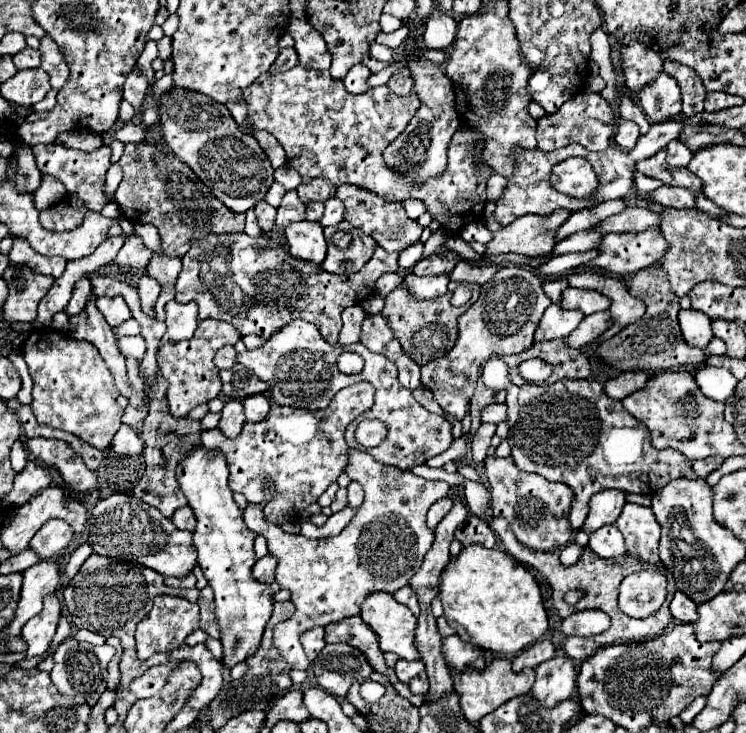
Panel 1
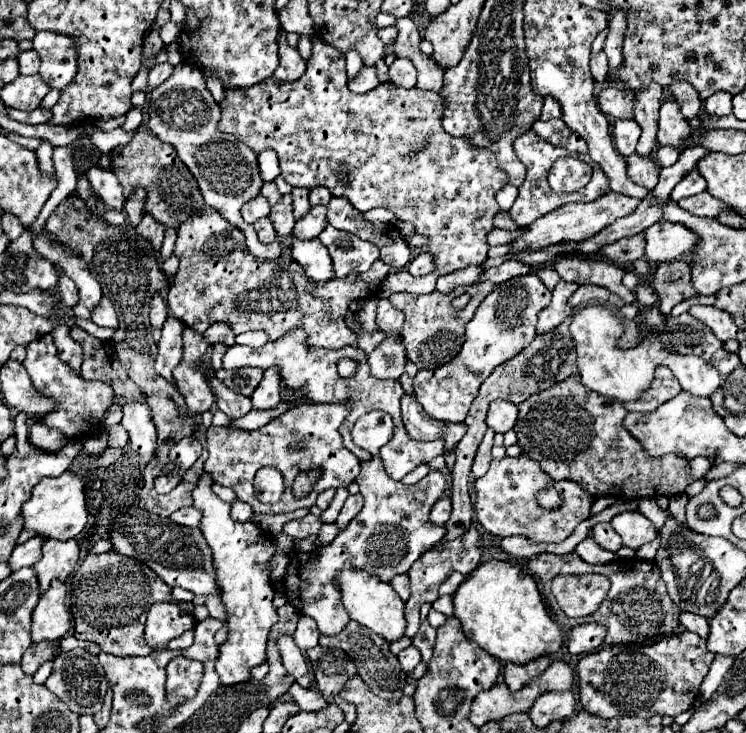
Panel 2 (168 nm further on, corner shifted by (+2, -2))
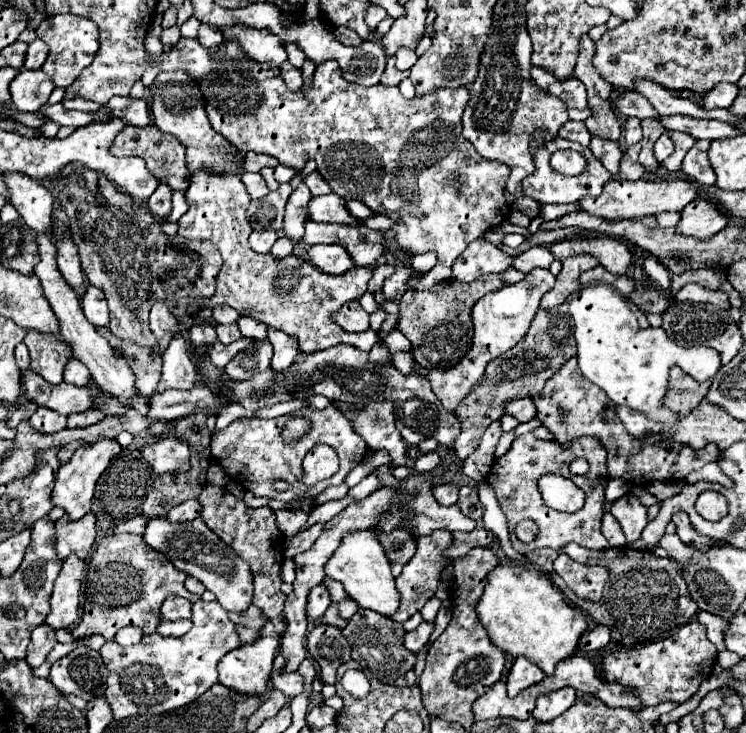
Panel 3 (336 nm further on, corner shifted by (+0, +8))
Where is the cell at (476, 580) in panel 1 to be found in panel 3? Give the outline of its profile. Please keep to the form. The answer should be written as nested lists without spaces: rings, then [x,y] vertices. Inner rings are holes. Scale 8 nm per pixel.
[[[497,566],[487,576],[485,592],[477,604],[477,614],[485,626],[489,638],[511,656],[525,656],[537,664],[547,676],[555,672],[555,666],[579,650],[581,636],[589,630],[587,618],[579,608],[569,606],[563,594],[551,584],[551,580],[525,566]]]

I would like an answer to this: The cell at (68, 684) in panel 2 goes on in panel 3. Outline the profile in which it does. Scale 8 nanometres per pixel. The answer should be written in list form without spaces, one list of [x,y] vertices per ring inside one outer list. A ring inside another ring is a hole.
[[[77,648],[51,666],[49,680],[59,692],[75,694],[89,702],[105,694],[107,668],[99,652],[91,648]]]

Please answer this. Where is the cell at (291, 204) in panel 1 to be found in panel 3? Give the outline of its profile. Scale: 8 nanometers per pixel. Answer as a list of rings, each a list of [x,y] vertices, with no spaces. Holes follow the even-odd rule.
[[[281,184],[279,190],[269,192],[261,200],[249,204],[249,224],[253,230],[275,230],[283,228],[283,208],[291,194],[291,184]]]

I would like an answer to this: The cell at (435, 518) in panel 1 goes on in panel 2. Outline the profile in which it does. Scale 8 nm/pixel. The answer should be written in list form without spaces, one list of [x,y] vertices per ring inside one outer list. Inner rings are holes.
[[[441,498],[435,502],[435,506],[431,510],[431,522],[437,526],[443,526],[449,520],[449,514],[451,514],[451,500]]]

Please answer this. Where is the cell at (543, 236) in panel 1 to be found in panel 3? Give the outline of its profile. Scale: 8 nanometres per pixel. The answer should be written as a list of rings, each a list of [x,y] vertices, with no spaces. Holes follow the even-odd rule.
[[[675,178],[675,180],[663,180],[663,182],[647,182],[647,180],[607,182],[603,192],[597,198],[583,198],[579,200],[579,204],[581,204],[581,210],[589,214],[615,220],[615,218],[637,218],[637,216],[647,216],[647,214],[659,214],[667,210],[681,212],[699,194],[701,194],[701,188],[689,178]]]

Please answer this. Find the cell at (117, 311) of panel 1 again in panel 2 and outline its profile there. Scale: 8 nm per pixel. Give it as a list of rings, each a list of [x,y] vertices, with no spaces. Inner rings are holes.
[[[103,296],[101,302],[97,304],[97,308],[93,310],[93,318],[91,318],[97,326],[105,326],[105,328],[117,328],[117,312],[111,306],[111,302]]]

